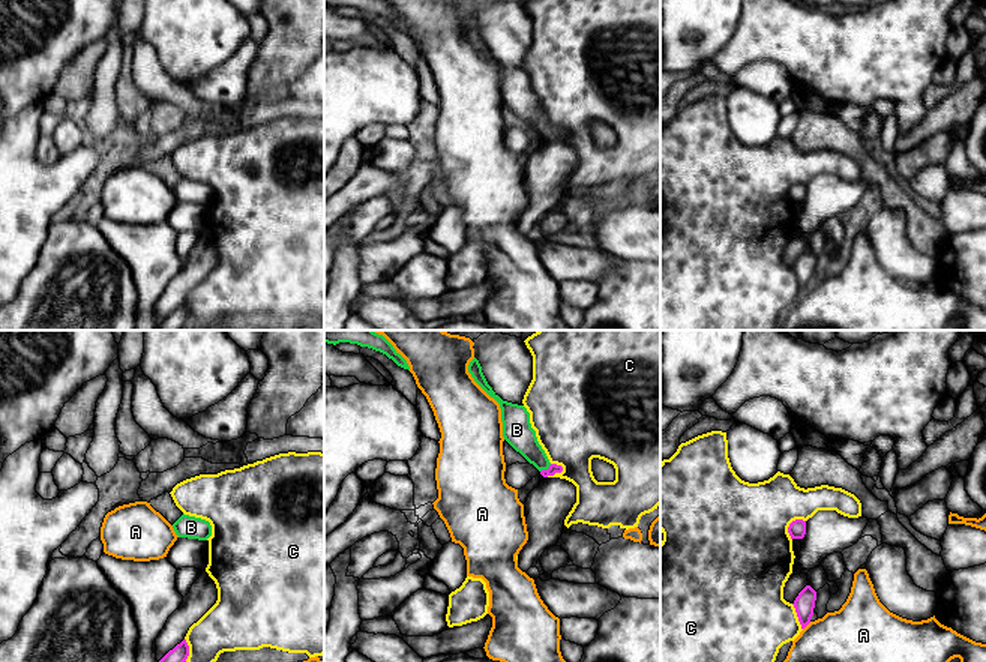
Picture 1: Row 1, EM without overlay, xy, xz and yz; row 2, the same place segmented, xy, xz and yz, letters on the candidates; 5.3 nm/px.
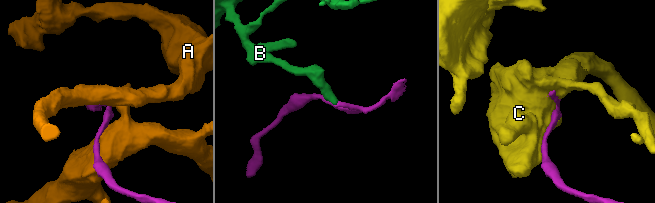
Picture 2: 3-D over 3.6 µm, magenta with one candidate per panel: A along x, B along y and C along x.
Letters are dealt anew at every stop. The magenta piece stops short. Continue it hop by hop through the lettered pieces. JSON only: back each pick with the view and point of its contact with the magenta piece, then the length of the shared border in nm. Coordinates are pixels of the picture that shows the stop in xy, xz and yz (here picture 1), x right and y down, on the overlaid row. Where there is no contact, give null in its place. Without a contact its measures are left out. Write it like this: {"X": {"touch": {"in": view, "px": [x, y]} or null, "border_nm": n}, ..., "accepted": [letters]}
{"accepted": []}

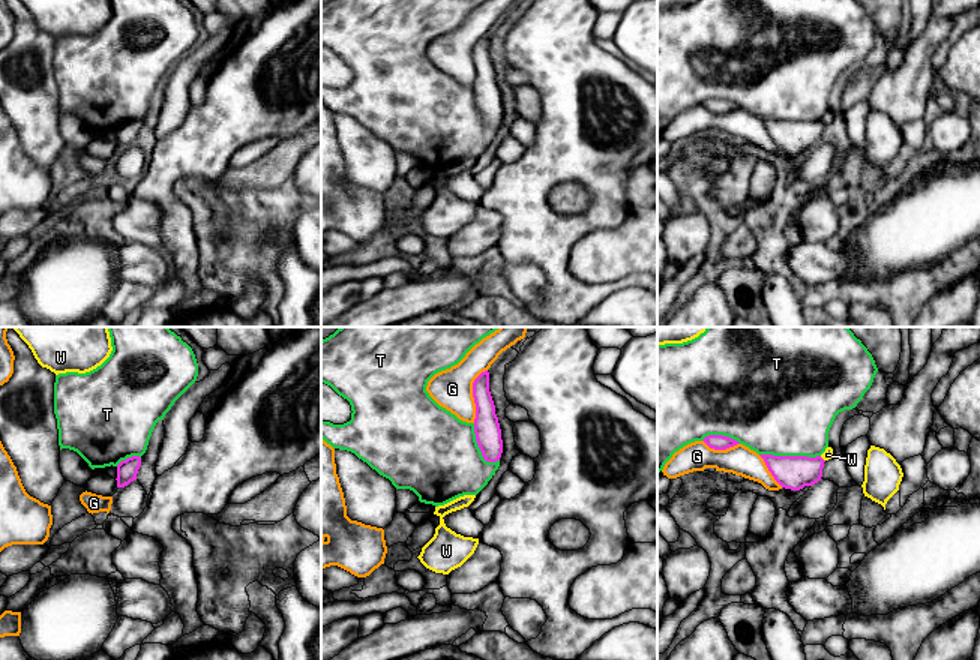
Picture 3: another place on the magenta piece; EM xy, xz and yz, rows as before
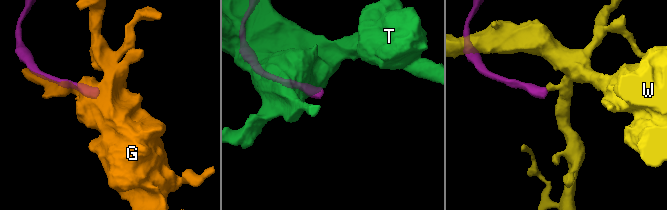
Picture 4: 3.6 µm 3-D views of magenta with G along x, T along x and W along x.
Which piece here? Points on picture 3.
{"accepted": []}

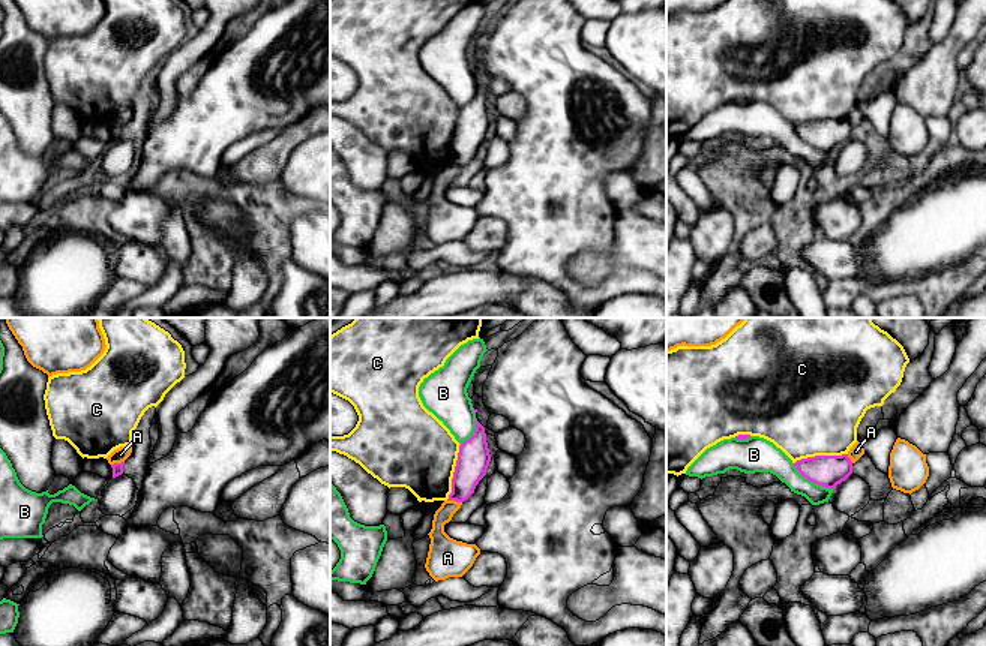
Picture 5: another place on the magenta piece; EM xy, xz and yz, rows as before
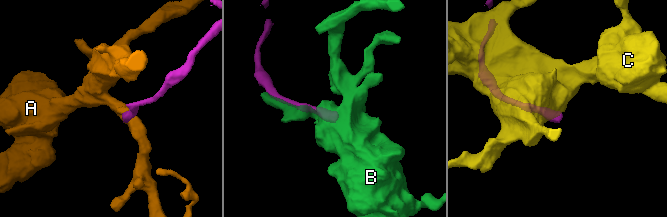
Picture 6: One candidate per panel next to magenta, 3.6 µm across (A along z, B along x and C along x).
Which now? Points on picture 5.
{"accepted": []}

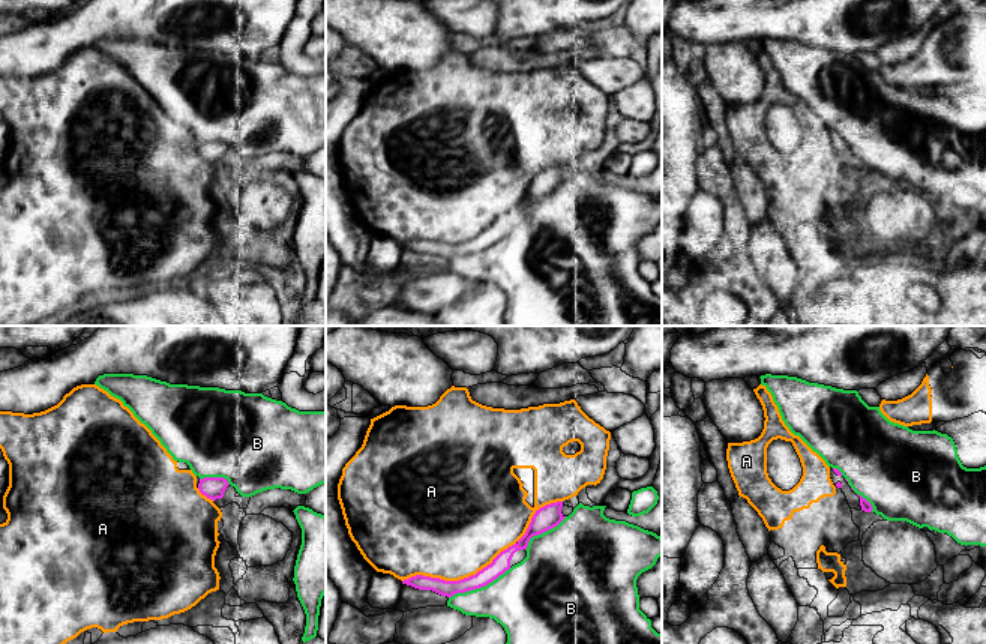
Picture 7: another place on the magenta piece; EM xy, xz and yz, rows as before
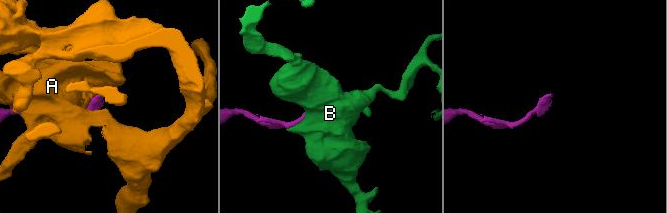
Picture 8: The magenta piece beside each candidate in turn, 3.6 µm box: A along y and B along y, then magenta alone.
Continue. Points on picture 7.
{"B": {"touch": {"in": "xz", "px": [479, 587]}, "border_nm": 380}, "accepted": ["B"]}

